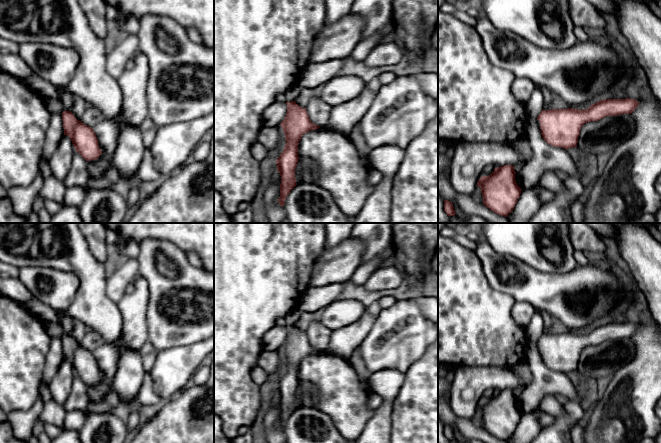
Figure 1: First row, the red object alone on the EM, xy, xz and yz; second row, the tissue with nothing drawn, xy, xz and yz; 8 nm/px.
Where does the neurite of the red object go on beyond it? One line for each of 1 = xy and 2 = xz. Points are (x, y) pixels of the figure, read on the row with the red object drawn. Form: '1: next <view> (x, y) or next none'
1: next none
2: next none

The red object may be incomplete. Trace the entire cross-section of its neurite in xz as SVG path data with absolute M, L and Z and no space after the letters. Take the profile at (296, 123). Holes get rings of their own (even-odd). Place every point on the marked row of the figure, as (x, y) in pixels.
M295 101L286 102L286 104L286 117L279 125L285 134L286 144L283 152L276 160L277 171L281 176L280 197L278 202L282 207L285 204L286 197L297 185L295 168L299 161L299 141L305 133L320 128L311 122L306 108L300 107Z

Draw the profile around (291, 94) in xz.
M298 84L293 85L290 89L288 89L284 95L286 97L287 102L295 101L297 96L300 94L302 87Z

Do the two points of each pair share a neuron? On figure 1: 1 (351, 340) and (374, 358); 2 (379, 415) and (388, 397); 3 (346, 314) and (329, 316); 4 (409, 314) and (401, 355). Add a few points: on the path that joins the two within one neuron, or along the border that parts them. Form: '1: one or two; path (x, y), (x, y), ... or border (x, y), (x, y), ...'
1: two; border (372, 326), (357, 348)
2: one; path (383, 411), (388, 401)
3: one; path (342, 314), (333, 316)
4: one; path (403, 324), (401, 345)

